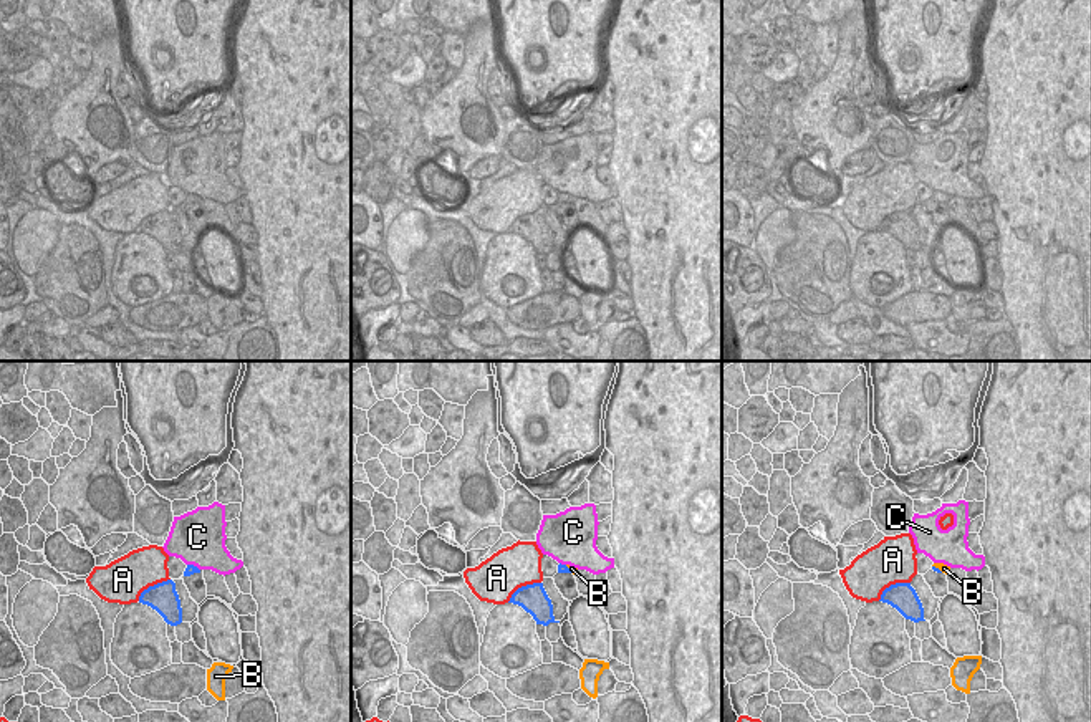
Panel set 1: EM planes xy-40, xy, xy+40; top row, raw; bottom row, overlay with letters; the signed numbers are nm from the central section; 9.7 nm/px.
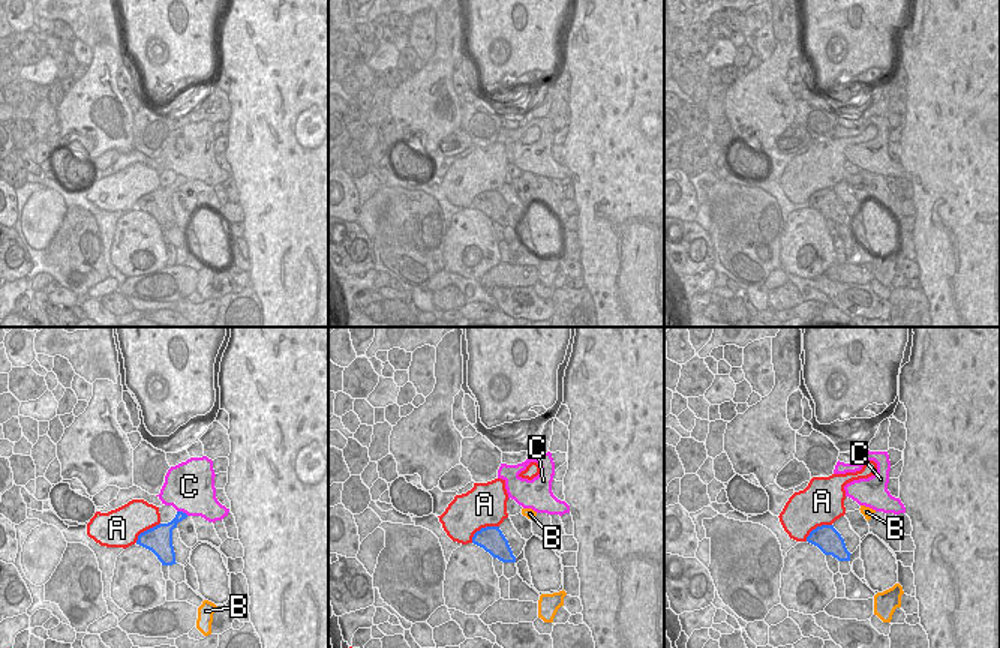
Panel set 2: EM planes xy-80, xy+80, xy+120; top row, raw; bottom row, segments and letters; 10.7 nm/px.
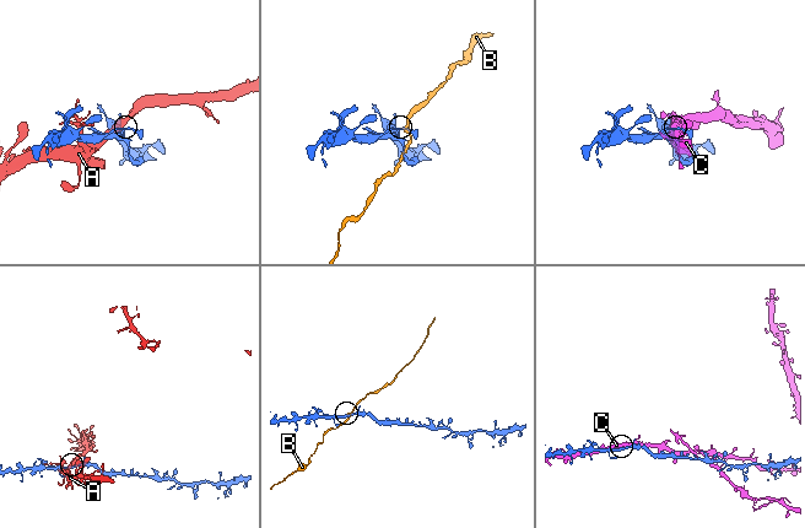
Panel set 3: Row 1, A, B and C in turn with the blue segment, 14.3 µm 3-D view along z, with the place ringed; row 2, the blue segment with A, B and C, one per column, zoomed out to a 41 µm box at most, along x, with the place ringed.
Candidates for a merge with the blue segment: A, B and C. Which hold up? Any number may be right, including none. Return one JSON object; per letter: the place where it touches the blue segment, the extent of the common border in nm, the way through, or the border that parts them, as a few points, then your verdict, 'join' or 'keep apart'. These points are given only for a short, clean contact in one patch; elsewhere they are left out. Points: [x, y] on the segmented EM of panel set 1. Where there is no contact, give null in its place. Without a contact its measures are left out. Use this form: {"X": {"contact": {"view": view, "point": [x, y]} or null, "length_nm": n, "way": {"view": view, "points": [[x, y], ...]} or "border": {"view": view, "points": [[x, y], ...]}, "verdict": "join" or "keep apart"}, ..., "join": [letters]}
{"A": {"contact": {"view": "xy-40", "point": [151, 587]}, "length_nm": 380, "verdict": "keep apart"}, "B": {"contact": {"view": "xy+40", "point": [937, 568]}, "length_nm": 130, "border": {"view": "xy+40", "points": [[932, 565], [942, 572]]}, "verdict": "keep apart"}, "C": {"contact": {"view": "xy-40", "point": [192, 565]}, "length_nm": 140, "verdict": "keep apart"}, "join": []}

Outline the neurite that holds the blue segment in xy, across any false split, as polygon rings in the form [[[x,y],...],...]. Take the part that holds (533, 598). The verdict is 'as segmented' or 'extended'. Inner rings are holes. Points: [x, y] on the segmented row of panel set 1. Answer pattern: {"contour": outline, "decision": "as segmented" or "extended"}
{"contour": [[[533,583],[518,588],[508,603],[521,606],[533,616],[536,624],[548,626],[550,623],[560,623],[553,616],[553,604],[543,588],[543,583]]], "decision": "as segmented"}

